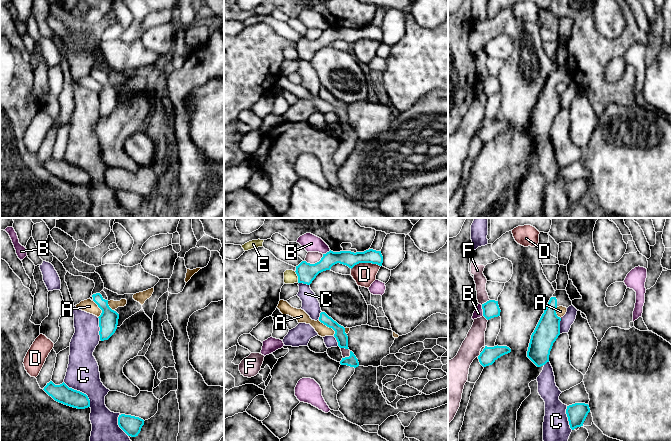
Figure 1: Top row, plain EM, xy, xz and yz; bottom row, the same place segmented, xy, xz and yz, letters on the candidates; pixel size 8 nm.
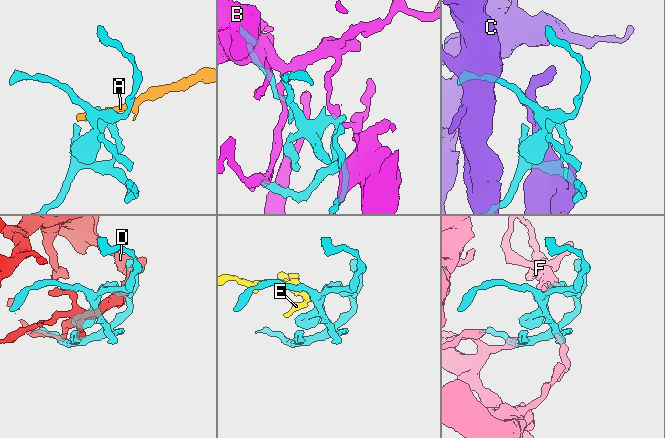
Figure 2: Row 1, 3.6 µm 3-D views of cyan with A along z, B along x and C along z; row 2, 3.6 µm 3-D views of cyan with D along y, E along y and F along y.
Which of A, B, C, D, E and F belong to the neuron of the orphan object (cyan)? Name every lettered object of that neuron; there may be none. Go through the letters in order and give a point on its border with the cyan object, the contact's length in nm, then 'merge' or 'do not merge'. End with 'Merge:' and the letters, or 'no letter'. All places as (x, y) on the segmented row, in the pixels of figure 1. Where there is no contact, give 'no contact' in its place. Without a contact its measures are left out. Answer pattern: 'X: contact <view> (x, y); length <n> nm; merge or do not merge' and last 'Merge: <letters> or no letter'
A: contact xz (328, 326); length 180 nm; do not merge
B: contact yz (483, 310); length 90 nm; do not merge
C: contact xy (79, 391); length 300 nm; do not merge
D: contact xz (365, 262); length 240 nm; do not merge
E: contact xz (297, 275); length 90 nm; do not merge
F: contact xz (315, 263); length 160 nm; do not merge
Merge: no letter

